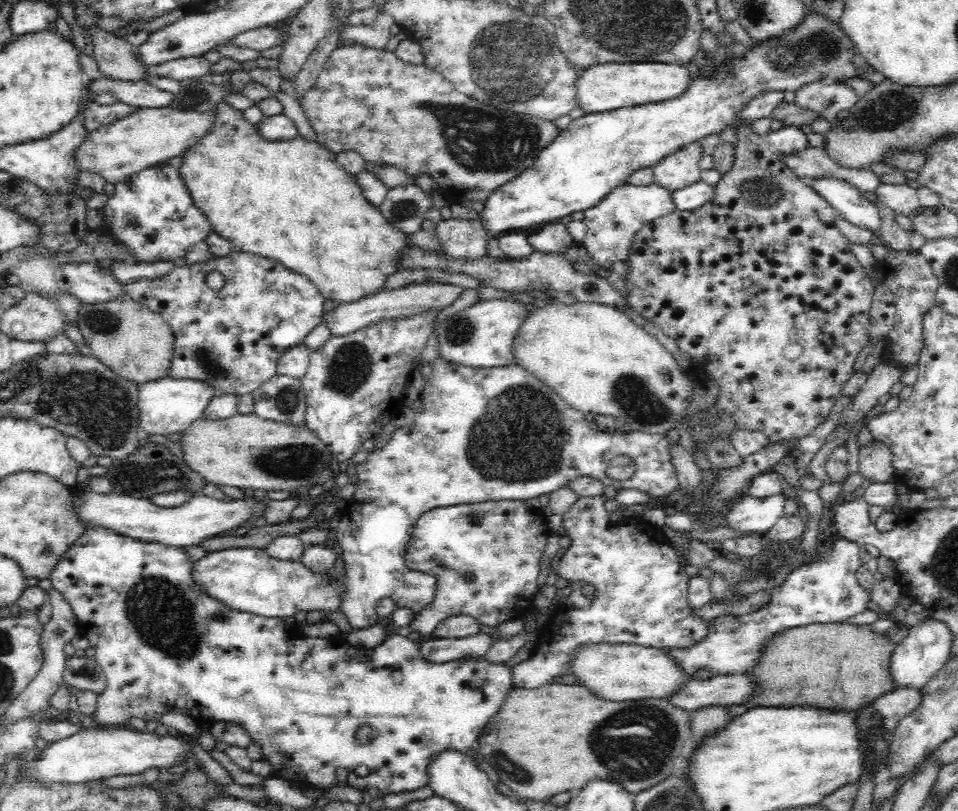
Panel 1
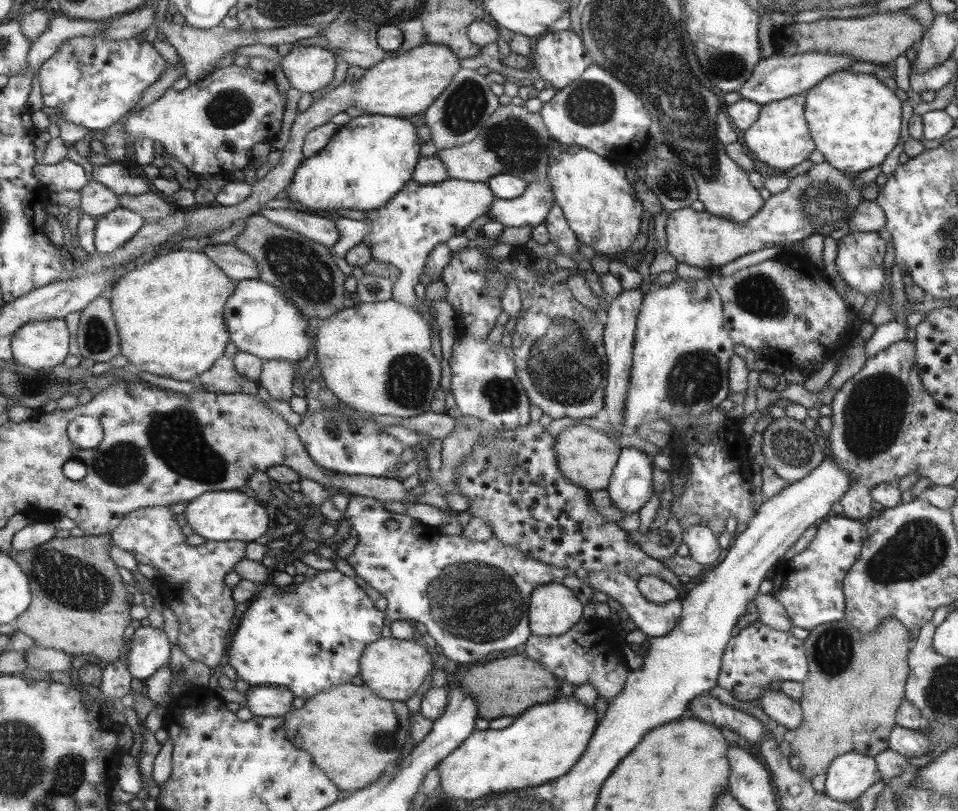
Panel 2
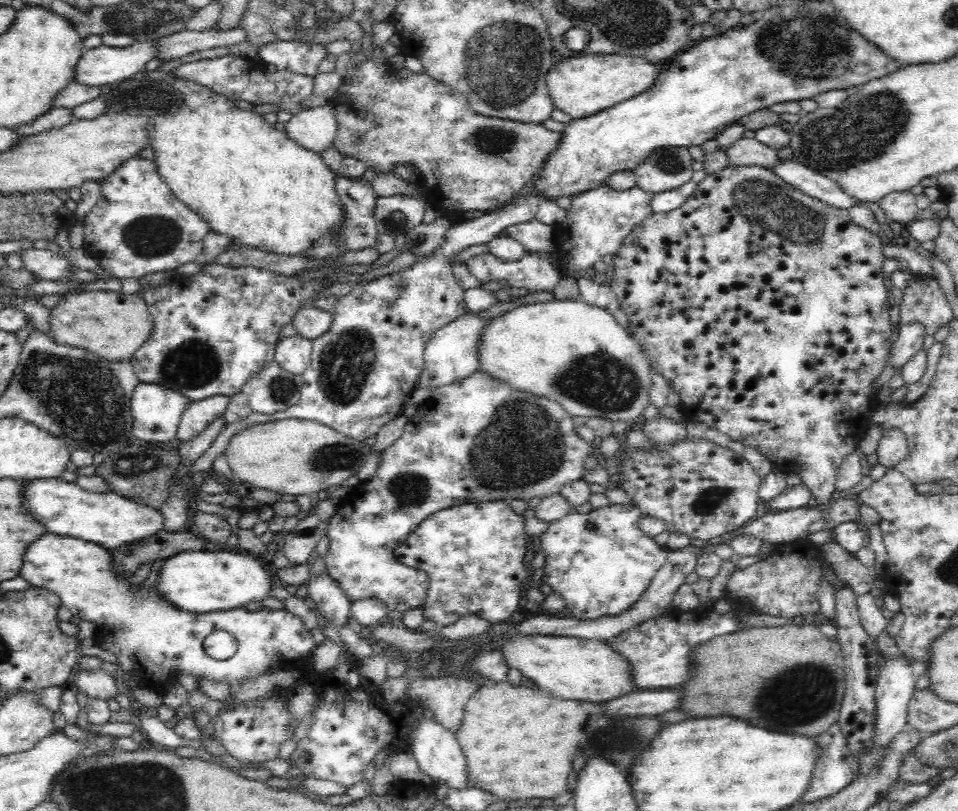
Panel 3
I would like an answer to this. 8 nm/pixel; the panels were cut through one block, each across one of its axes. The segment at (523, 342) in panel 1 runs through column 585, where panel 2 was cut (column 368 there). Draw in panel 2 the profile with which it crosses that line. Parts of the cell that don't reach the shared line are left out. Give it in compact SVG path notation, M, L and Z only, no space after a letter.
M393 299L374 303L360 302L322 319L315 331L315 366L319 368L325 386L333 392L339 402L365 414L386 414L402 419L430 410L429 404L432 404L439 386L441 370L439 362L431 354L431 332L421 314Z

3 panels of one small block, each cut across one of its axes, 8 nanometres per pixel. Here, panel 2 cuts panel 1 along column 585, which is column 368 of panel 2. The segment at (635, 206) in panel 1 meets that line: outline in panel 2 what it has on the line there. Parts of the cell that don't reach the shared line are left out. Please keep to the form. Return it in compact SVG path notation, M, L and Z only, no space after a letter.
M447 179L435 184L419 184L417 181L408 180L404 188L401 188L397 195L387 200L387 203L375 210L367 210L367 218L364 221L371 232L361 241L363 245L367 245L371 258L381 260L381 262L391 263L399 270L399 277L392 283L391 299L399 301L399 303L407 305L409 308L415 308L422 311L421 298L419 295L420 283L419 276L424 272L425 259L428 258L429 252L437 244L445 243L451 236L462 235L463 230L473 222L477 217L485 215L493 200L492 189L488 184L478 183L466 180Z

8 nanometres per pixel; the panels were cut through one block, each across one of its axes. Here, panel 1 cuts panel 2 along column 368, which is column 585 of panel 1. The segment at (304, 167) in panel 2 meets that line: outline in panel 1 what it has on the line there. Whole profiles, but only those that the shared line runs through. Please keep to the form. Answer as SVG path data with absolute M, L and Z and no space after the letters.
M804 8L804 18L802 18L796 26L790 28L788 32L784 32L784 34L780 34L779 36L770 36L769 40L762 40L762 42L756 41L752 46L748 46L745 53L740 57L732 57L732 55L730 55L723 60L720 66L712 70L711 74L713 75L711 76L697 76L691 78L690 88L688 88L682 96L677 97L676 99L661 100L660 103L649 103L641 105L640 107L625 107L609 112L586 114L581 118L571 120L568 128L562 129L558 132L556 139L539 153L537 160L530 168L523 170L518 176L515 176L512 180L506 181L506 184L503 184L500 188L497 188L494 192L490 193L490 196L488 196L487 201L485 202L484 211L480 215L482 223L484 223L484 229L486 229L489 238L496 238L496 236L499 236L502 233L517 232L522 228L532 228L532 226L536 226L536 224L546 225L549 223L556 223L561 218L569 216L573 212L588 210L588 208L596 206L606 194L609 194L609 192L612 192L615 188L626 184L626 178L628 178L630 174L634 174L634 172L643 168L652 168L655 165L658 165L664 158L666 158L666 156L678 152L683 146L692 144L693 142L699 142L706 136L710 136L710 134L720 134L728 129L731 126L732 121L742 113L742 110L744 110L750 102L752 102L752 99L758 98L760 94L766 94L766 92L796 92L796 90L800 90L802 86L812 84L812 82L816 81L837 82L840 84L841 82L847 82L852 78L866 78L863 75L872 71L876 71L875 68L870 66L870 64L866 62L866 59L859 54L858 49L848 38L848 35L842 30L839 22L834 22L833 20L824 18L822 14L814 12L812 8Z

